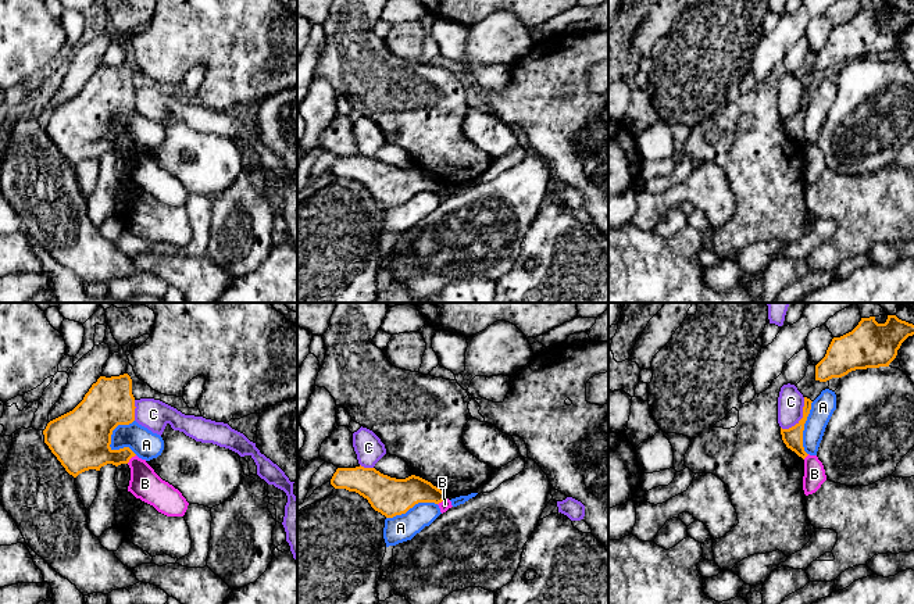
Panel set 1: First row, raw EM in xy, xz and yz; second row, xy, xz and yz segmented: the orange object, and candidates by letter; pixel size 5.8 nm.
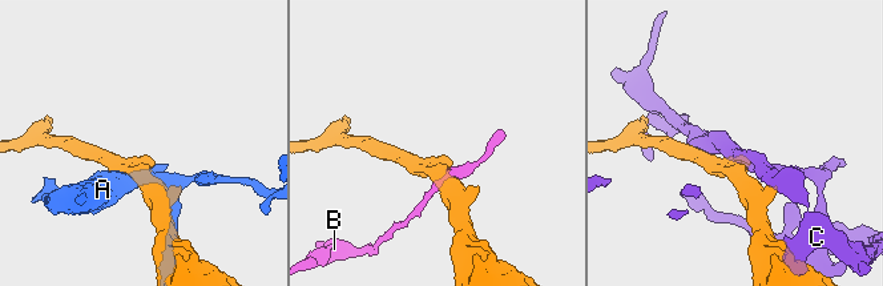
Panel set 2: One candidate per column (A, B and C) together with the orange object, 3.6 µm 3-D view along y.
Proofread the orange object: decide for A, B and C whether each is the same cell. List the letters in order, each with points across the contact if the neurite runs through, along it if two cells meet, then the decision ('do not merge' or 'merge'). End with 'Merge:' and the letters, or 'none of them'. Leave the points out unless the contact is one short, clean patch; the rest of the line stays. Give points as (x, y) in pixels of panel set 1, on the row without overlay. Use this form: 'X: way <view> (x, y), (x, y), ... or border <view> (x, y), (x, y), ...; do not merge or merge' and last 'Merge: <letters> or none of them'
A: do not merge
B: border xy (135, 143), (127, 152); do not merge
C: do not merge
Merge: none of them

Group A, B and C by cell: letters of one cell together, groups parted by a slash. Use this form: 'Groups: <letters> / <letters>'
Groups: A / B / C

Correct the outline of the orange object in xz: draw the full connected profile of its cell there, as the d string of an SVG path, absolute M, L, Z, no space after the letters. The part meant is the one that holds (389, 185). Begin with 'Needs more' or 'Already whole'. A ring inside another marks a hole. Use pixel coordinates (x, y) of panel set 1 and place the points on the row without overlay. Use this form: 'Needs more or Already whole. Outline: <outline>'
Already whole. Outline: M361 154L338 157L331 174L335 178L358 182L386 207L406 203L418 192L439 193L446 189L443 179L419 165L411 164L406 168L396 168L381 162L375 157Z

